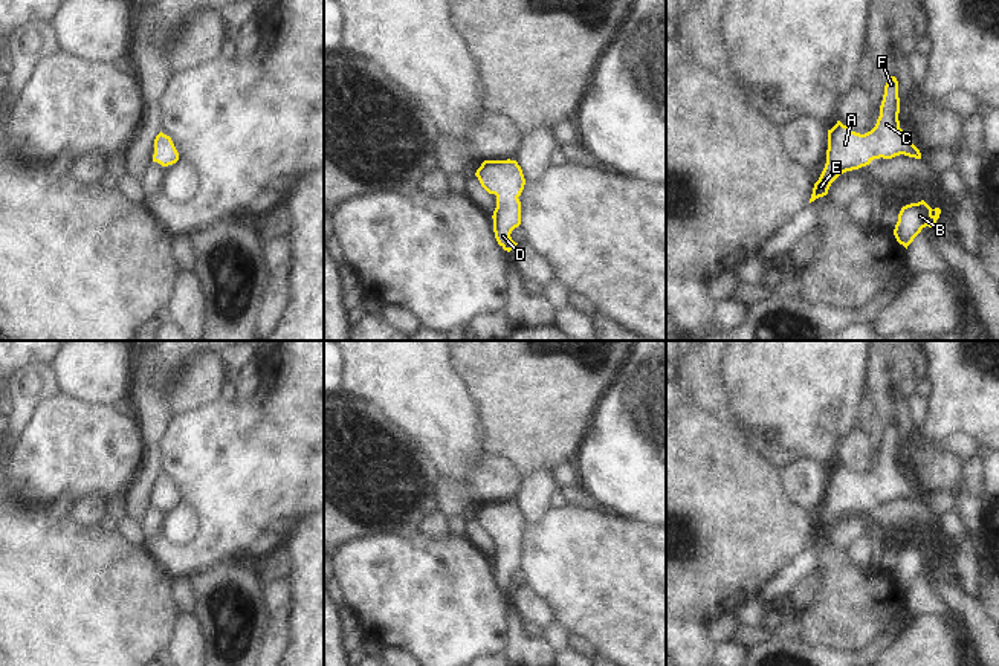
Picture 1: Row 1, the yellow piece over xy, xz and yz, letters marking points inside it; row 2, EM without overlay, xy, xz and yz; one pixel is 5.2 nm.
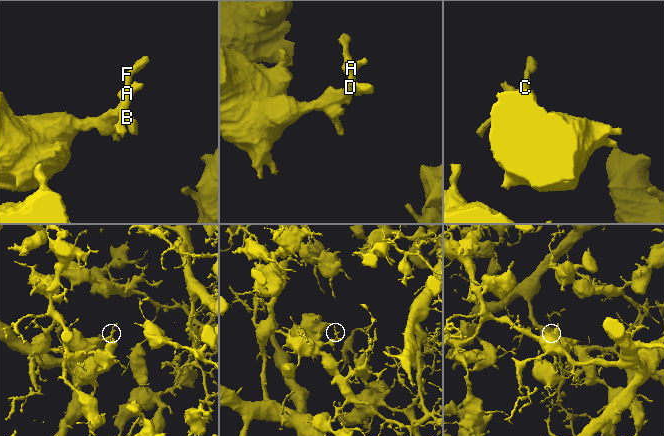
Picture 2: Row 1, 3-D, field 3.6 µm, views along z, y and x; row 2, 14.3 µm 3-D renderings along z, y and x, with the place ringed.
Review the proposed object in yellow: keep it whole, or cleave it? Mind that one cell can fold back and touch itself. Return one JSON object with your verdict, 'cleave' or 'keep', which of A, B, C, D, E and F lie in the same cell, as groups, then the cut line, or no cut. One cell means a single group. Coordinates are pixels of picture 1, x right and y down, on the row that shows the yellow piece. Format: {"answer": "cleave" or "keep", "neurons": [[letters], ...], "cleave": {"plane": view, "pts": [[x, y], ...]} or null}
{"answer": "keep", "neurons": [["A", "B", "C", "D", "E", "F"]], "cleave": null}

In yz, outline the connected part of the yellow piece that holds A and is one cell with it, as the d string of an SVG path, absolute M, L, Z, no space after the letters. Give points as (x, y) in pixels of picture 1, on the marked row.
M895 76L884 86L880 116L875 127L865 133L851 131L840 121L828 130L826 163L814 183L810 203L828 194L831 183L843 173L869 165L874 159L904 154L921 159L920 150L900 128L900 98Z

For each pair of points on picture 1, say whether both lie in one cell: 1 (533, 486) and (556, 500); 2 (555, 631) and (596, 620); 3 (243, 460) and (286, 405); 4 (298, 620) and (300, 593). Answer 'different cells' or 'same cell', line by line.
1: different cells
2: different cells
3: same cell
4: same cell

